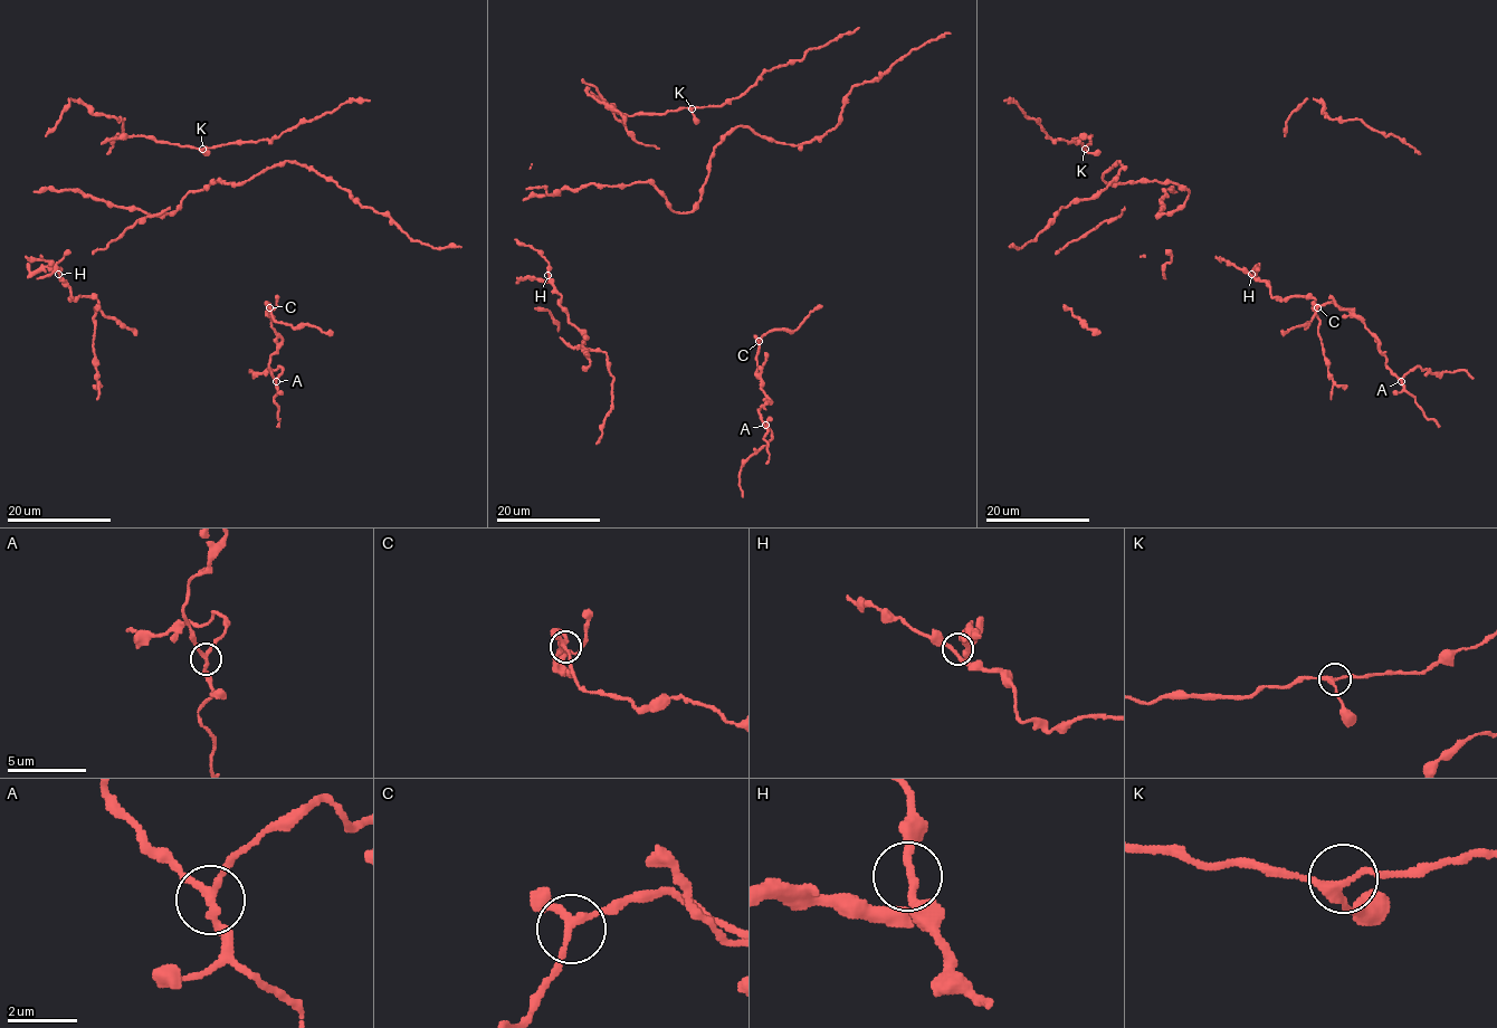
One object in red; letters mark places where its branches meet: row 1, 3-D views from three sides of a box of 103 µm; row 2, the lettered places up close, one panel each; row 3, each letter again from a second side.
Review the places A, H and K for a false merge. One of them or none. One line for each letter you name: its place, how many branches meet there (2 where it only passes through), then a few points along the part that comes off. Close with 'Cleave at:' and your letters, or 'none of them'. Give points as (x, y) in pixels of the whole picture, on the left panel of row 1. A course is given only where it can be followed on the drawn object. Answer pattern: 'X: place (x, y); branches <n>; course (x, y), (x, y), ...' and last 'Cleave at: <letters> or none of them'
A: place (276, 381); branches 3; course (276, 381), (268, 364), (277, 342), (267, 302), (275, 321), (333, 332)
Cleave at: A

